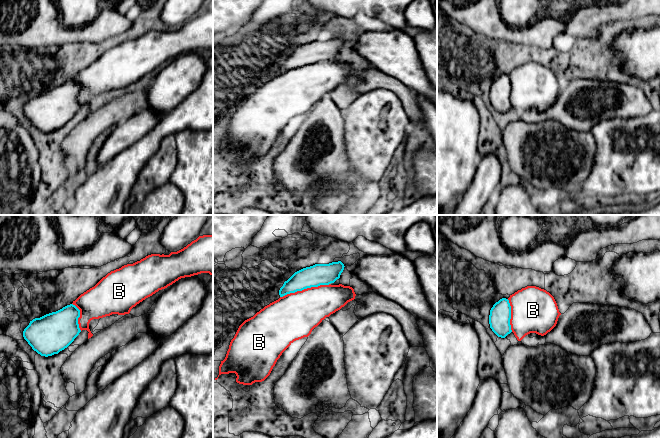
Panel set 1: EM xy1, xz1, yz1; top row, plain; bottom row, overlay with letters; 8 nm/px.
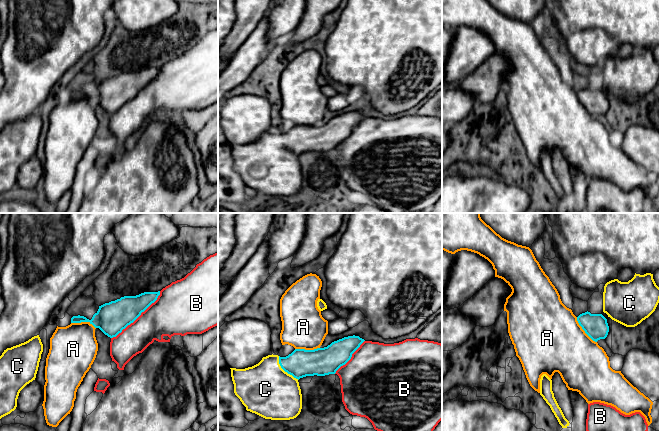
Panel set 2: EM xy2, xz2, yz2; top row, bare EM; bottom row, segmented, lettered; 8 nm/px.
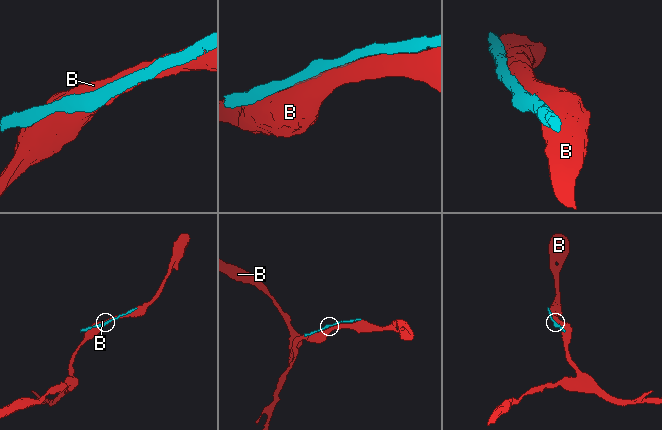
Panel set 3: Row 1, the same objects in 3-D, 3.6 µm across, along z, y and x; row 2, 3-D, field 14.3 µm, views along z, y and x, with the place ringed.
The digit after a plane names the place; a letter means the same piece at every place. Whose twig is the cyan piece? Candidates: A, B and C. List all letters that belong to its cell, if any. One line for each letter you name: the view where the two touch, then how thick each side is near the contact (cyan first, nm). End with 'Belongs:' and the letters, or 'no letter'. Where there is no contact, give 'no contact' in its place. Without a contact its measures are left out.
C: meets cyan in xz2; 220 nm thick on the cyan side, 420 nm on the other
Belongs: C

